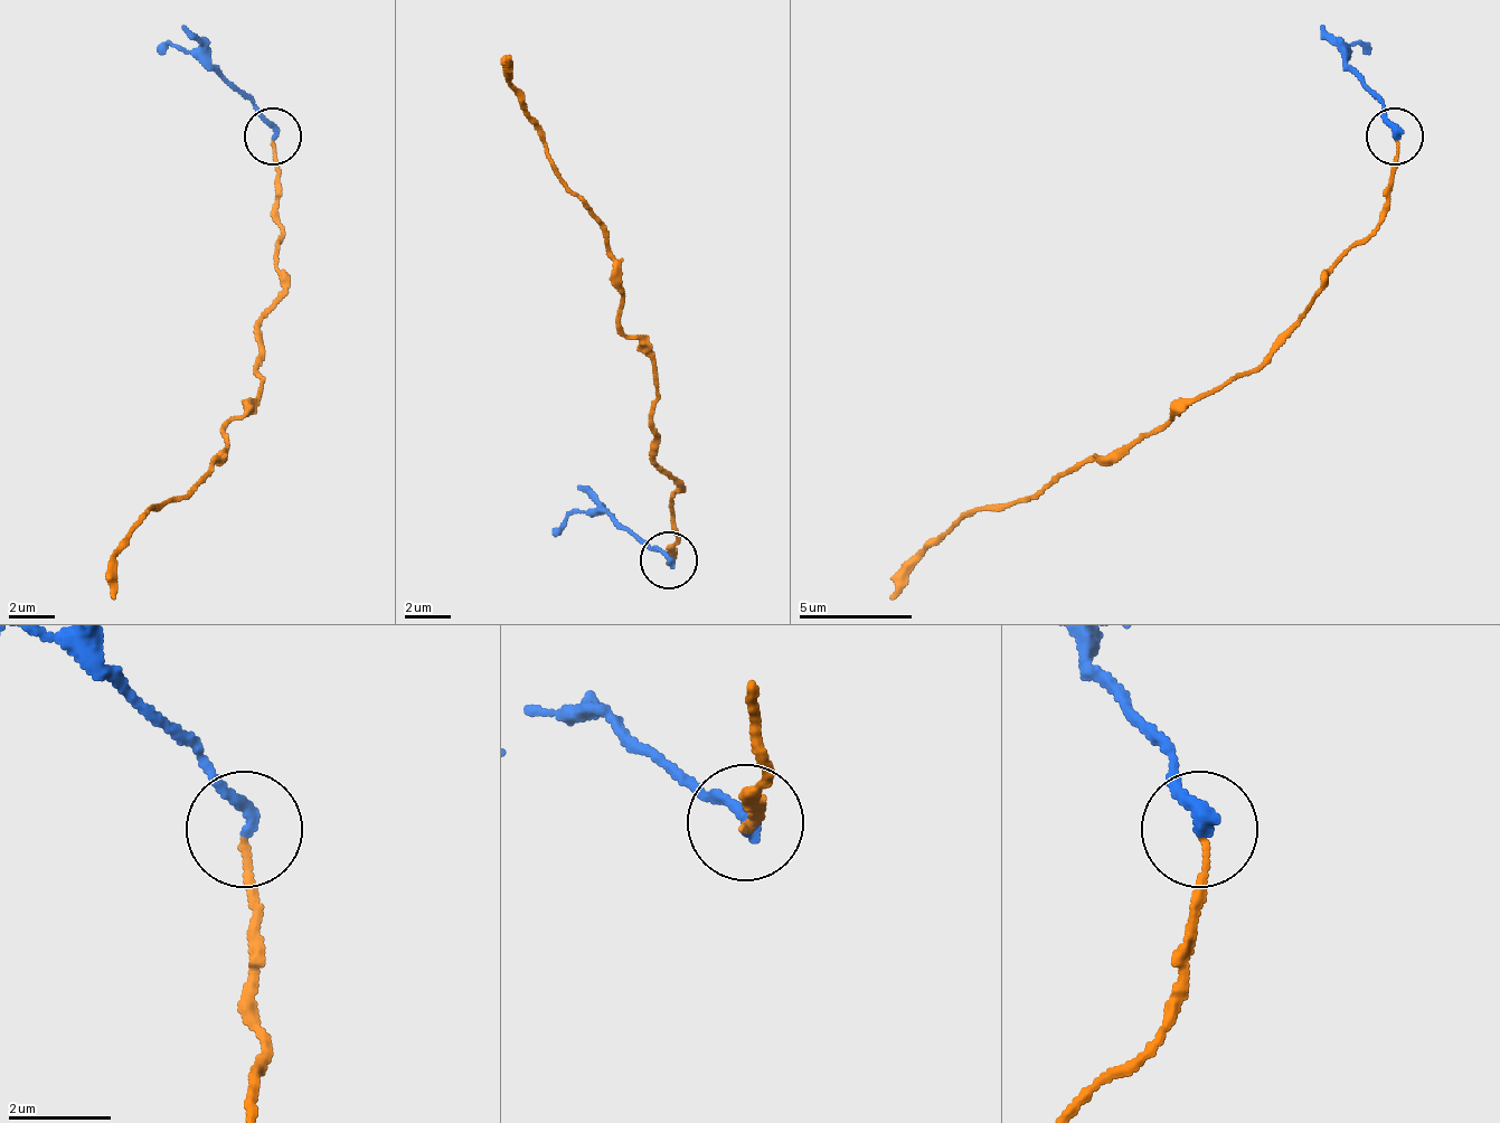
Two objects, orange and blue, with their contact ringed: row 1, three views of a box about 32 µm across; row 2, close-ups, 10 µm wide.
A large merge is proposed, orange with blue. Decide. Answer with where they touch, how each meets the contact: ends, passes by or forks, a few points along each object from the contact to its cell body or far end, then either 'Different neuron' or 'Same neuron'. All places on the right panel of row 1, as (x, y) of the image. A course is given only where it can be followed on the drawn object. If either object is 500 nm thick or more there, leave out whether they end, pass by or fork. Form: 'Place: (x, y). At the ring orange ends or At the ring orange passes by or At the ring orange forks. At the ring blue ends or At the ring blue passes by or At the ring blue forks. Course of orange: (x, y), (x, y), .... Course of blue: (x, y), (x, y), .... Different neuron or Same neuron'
Place: (1395, 135). At the ring orange ends. At the ring blue ends. Course of orange: (1394, 140), (1387, 214), (1331, 271), (1302, 321), (1263, 361), (1013, 503), (968, 509), (888, 600). Course of blue: (1394, 134), (1387, 112), (1348, 72), (1348, 49), (1370, 49). Different neuron

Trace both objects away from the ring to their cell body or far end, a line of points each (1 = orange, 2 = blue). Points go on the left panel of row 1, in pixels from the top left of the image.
1: (274, 140), (280, 271), (263, 321), (263, 389), (223, 430), (211, 469), (149, 509), (115, 554), (115, 600)
2: (274, 134), (257, 112), (211, 72), (178, 49), (154, 49)

